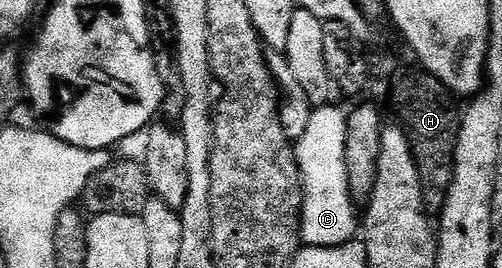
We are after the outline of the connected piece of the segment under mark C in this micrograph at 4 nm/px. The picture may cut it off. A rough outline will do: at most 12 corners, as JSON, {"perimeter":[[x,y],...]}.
{"perimeter":[[313,111],[296,142],[307,246],[355,241],[346,115]]}

